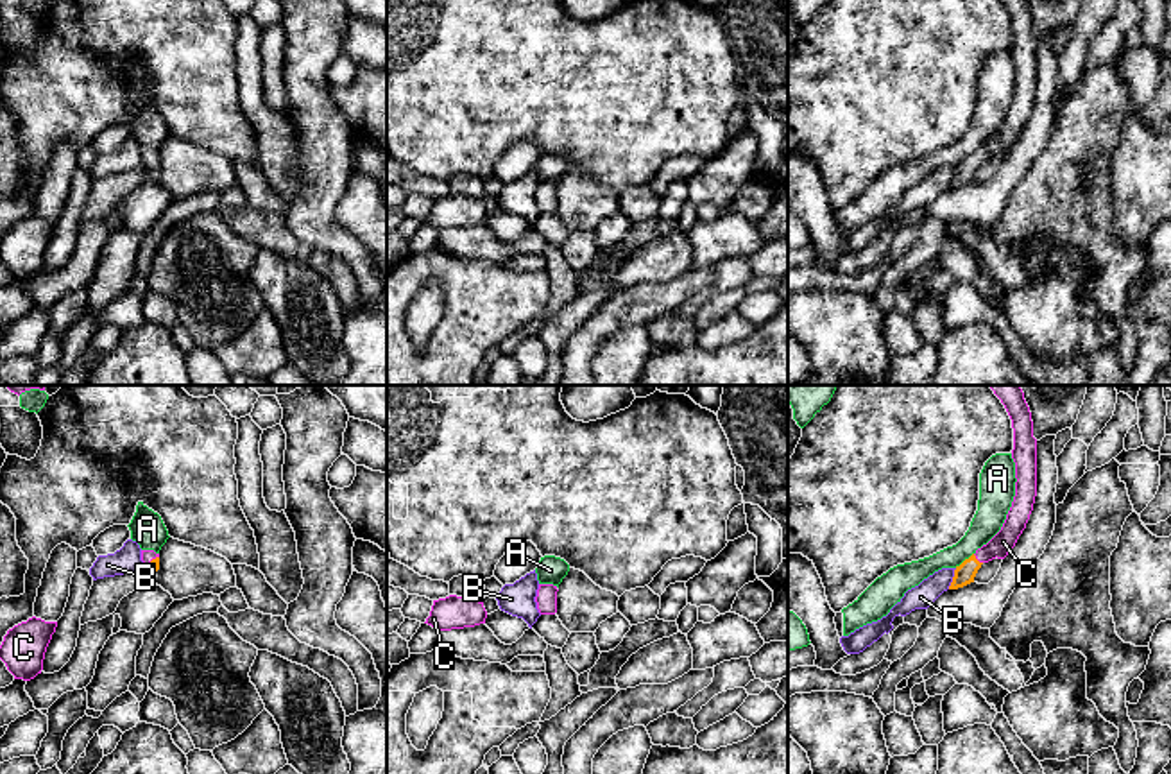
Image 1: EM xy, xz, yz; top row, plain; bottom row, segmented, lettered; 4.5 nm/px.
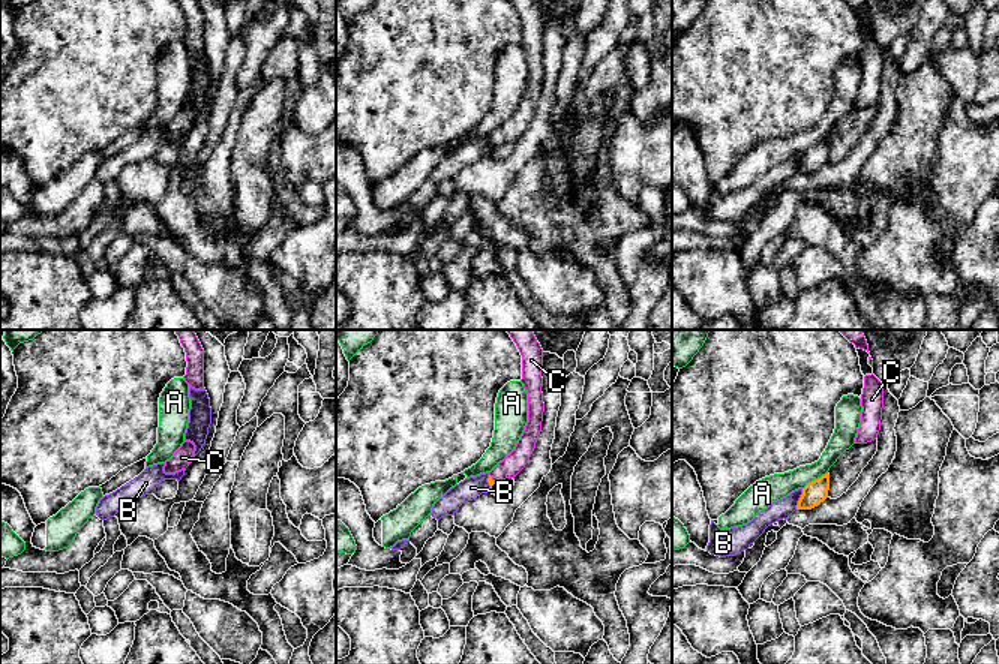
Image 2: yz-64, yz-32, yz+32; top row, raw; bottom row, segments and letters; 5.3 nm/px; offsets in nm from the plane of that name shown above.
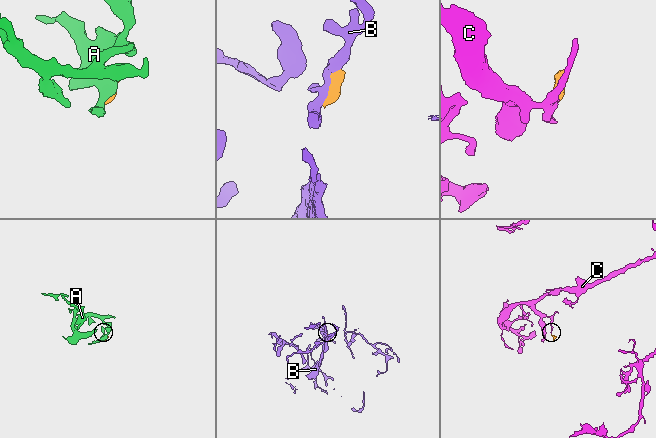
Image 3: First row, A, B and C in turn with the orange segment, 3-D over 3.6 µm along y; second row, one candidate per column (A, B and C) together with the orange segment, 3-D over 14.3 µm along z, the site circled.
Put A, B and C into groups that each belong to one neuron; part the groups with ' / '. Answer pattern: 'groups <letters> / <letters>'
groups A / B / C

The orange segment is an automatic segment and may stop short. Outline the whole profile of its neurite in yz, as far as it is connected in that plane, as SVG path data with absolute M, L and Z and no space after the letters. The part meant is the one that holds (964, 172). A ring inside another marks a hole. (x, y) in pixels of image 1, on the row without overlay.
M1001 0L1012 18L1015 61L1015 95L1001 129L954 168L949 188L974 181L983 161L1004 158L1026 127L1037 95L1037 38L1026 0Z

